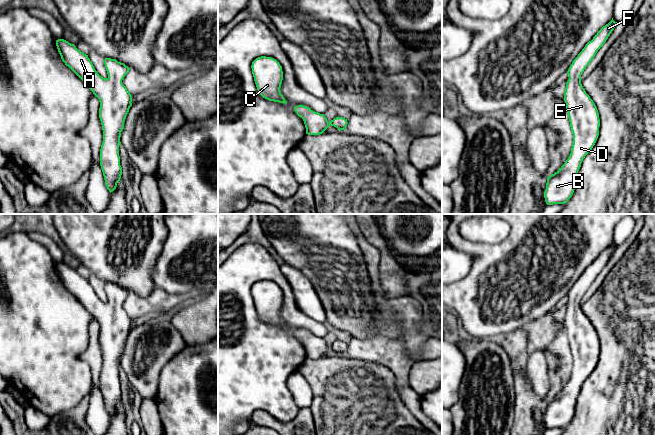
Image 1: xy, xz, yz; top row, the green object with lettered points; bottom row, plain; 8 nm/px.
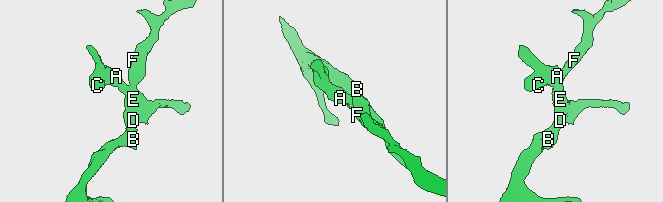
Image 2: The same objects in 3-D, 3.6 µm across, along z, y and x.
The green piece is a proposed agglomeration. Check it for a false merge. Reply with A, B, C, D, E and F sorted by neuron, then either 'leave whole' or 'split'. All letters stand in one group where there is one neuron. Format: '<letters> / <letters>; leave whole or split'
A B C D E F; leave whole

